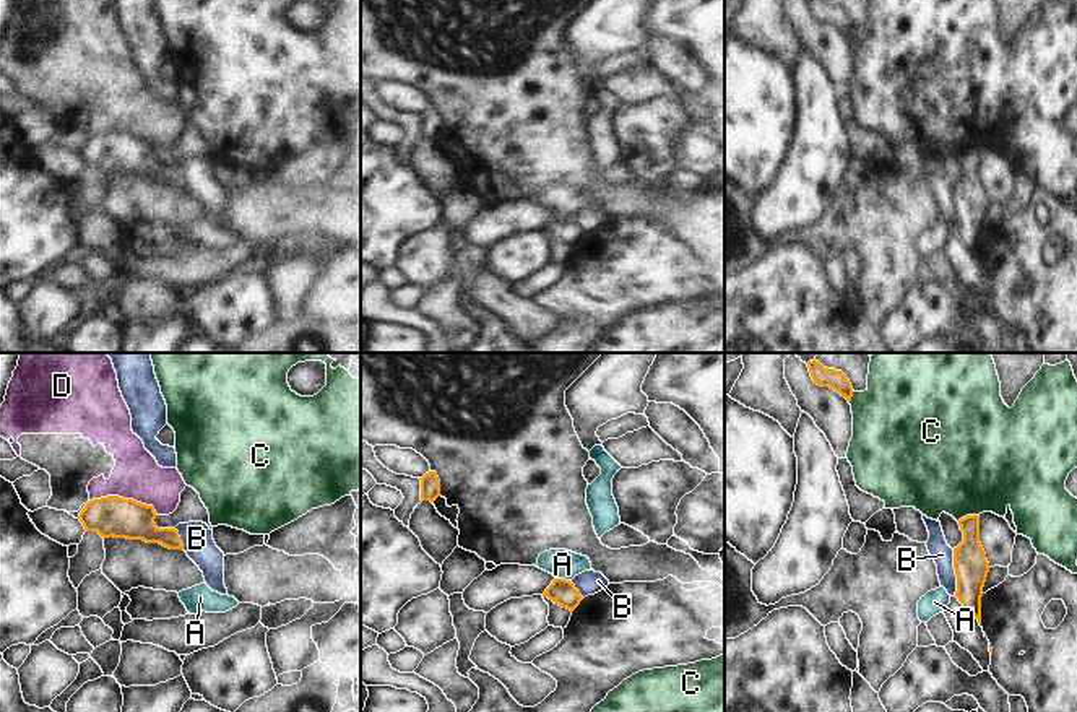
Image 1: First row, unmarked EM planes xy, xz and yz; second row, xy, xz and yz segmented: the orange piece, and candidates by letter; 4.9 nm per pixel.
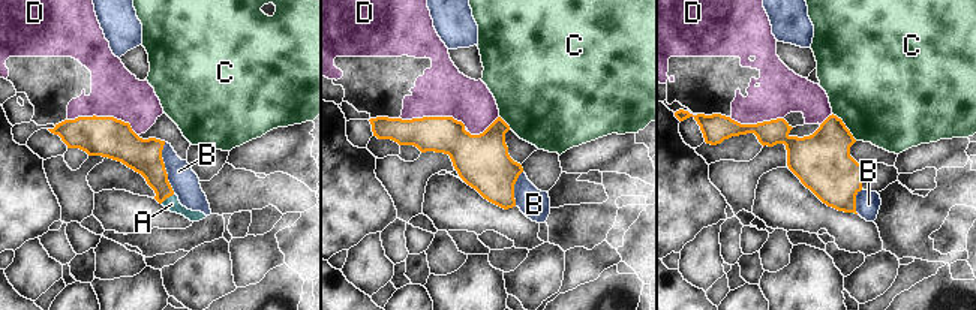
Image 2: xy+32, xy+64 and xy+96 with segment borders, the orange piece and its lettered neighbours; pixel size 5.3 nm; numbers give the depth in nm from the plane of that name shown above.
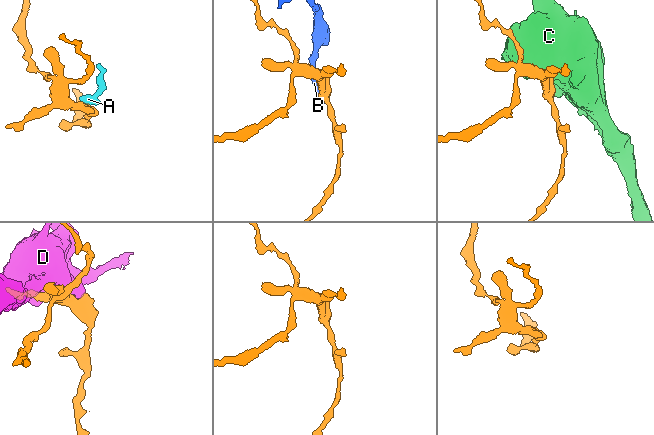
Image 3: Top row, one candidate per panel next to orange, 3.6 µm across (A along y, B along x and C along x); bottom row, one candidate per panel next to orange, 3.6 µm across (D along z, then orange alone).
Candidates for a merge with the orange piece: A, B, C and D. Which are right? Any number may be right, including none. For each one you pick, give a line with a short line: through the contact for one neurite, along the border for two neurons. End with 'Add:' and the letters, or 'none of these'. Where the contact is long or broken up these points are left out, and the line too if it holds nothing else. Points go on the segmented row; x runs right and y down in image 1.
A: line xz (562, 592), (562, 579), (562, 564)
Add: A

